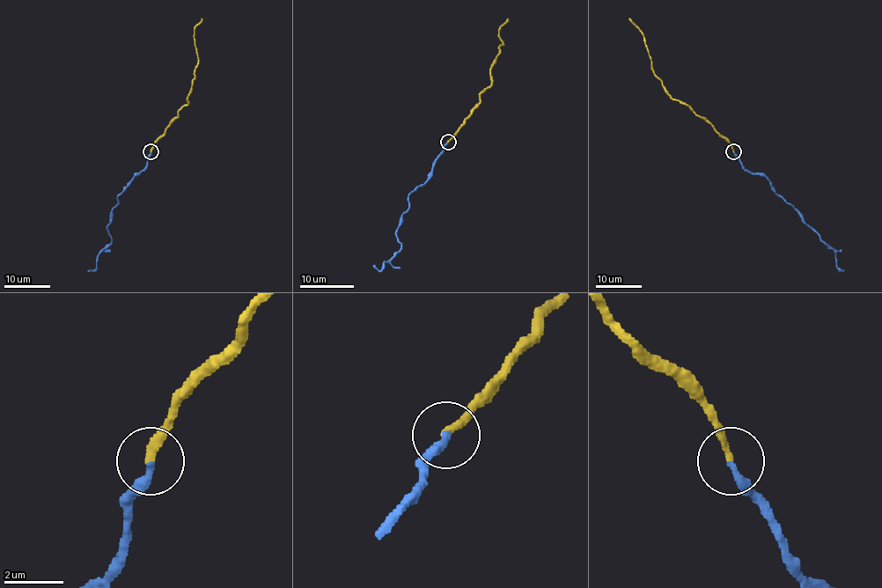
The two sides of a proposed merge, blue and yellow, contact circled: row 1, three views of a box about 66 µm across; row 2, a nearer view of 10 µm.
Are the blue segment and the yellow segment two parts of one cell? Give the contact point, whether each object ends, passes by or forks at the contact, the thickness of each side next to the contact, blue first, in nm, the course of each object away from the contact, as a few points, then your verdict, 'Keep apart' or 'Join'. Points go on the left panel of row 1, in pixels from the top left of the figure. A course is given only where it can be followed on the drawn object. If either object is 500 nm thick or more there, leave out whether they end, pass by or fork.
Place: (150, 151). At the ring blue ends. At the ring yellow ends. Thickness 240 nm (blue) against 240 nm. Course of blue: (150, 151), (147, 165), (117, 196), (107, 228), (112, 241), (98, 256), (93, 269), (87, 272). Course of yellow: (150, 151), (154, 143), (187, 102), (197, 63), (194, 28), (201, 18). Keep apart

